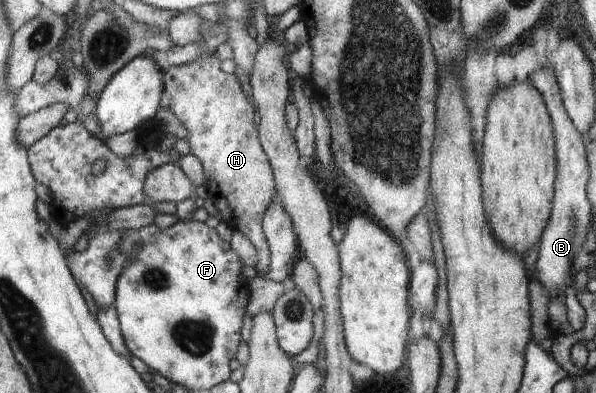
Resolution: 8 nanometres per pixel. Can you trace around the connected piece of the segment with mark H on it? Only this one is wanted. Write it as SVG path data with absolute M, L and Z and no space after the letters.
M204 53L191 63L171 65L162 75L164 91L170 94L171 111L188 129L190 137L186 140L189 142L191 154L200 159L206 178L217 184L219 204L221 205L221 200L230 200L228 204L232 212L226 212L223 208L218 210L221 220L228 226L234 226L234 230L240 231L254 245L257 263L253 272L265 275L270 270L271 252L263 231L263 216L276 195L273 170L259 141L257 125L254 123L254 103L244 95L235 74L222 71L220 62L214 53Z

